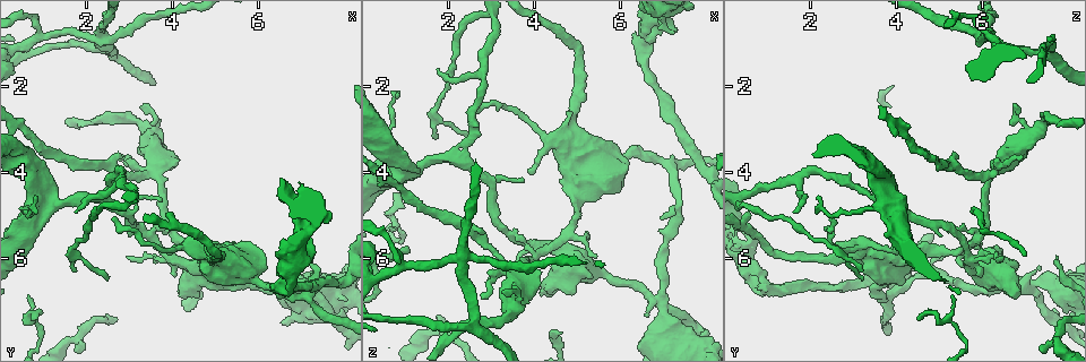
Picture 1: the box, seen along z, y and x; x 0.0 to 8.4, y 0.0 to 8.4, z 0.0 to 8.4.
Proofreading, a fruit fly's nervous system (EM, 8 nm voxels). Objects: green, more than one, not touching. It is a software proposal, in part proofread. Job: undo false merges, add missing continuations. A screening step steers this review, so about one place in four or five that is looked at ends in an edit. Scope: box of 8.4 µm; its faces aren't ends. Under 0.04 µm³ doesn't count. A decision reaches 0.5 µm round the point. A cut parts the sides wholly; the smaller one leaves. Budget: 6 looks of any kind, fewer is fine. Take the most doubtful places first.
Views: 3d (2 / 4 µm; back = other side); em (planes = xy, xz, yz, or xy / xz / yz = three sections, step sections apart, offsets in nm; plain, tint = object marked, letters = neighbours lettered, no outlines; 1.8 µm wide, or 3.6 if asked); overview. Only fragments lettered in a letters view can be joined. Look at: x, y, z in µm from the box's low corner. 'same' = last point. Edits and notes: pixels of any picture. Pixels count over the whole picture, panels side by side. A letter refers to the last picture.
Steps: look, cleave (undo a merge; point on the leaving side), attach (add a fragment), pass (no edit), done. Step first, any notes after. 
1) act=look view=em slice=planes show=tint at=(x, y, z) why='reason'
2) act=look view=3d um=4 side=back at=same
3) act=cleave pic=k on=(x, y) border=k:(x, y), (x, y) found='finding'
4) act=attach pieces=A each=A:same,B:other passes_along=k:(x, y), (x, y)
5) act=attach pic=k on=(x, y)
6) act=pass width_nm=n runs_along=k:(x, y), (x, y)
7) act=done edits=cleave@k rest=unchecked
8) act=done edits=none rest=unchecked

act=look view=em slice=planes show=tint at=(7.00, 6.60, 7.00)

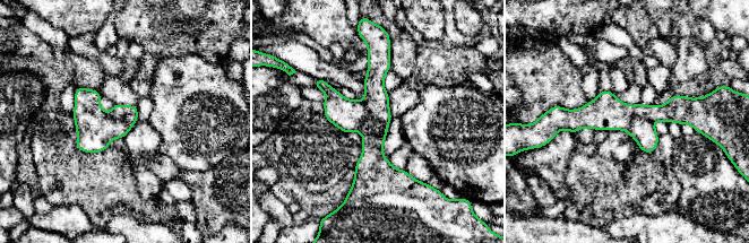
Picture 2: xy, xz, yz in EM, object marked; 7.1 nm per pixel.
act=look view=em slice=planes show=letters at=same

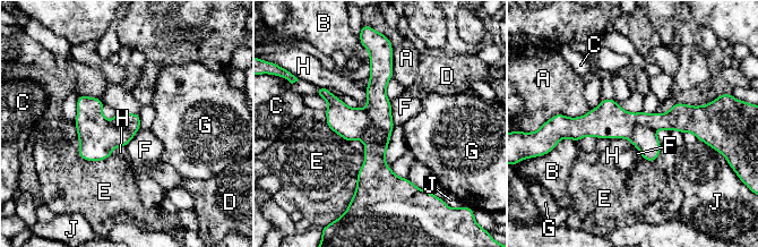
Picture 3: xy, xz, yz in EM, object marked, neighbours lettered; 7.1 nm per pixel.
act=cleave pic=3 on=(351, 124) longest_contact=E:360nm each=A:other,B:other,C:other,D:other,E:other,F:other,G:other,H:other,J:other border=3:(364, 111), (370, 124), (389, 137) found='a second neuron is stuck on'

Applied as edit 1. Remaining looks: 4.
act=look view=em slice=planes show=tint at=(2.20, 0.90, 6.05) why='abrupt turn'

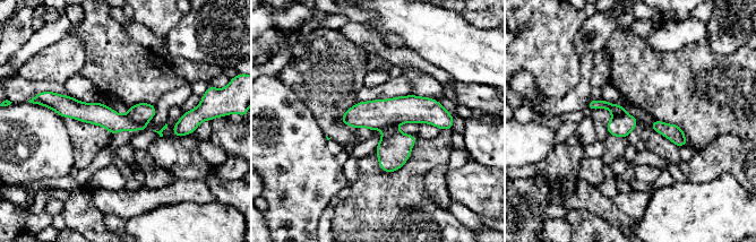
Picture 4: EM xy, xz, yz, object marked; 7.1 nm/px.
act=look view=em slice=planes show=letters at=same

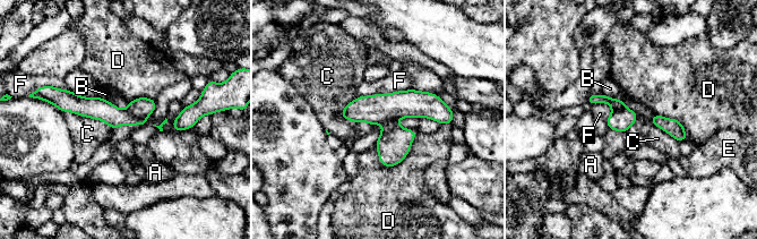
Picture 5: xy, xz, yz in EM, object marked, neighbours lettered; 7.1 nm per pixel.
act=cleave pic=5 on=(143, 107) each=A:other,B:other,C:other,D:other,E:other,F:other border=5:(126, 110), (136, 117), (146, 117) found='a second neuron is stuck on'

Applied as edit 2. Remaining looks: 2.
act=look view=em slice=xy step=8 show=tint at=(6.10, 6.60, 3.65) why='thick turns thin'

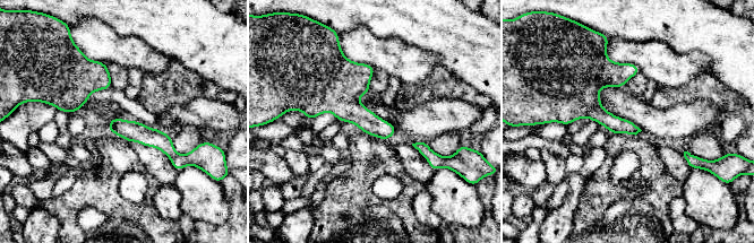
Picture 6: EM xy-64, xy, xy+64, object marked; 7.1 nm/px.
act=look view=em slice=planes show=letters at=same

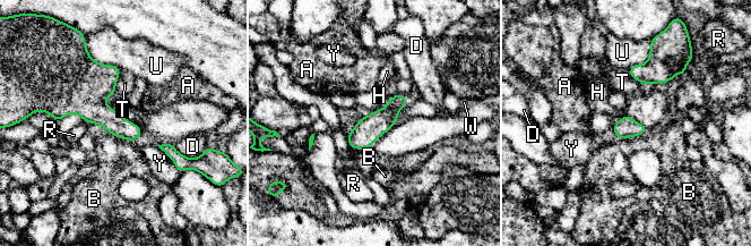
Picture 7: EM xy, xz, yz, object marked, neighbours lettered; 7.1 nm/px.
act=pass width_nm=150 each=A:other,B:other,D:other,H:other,R:other,T:other,U:other,W:other,Y:other border=7:(648, 132), (616, 140) found='all the same neuron'

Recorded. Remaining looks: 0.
act=done edits=cleave@3,cleave@5 rest=unchecked

